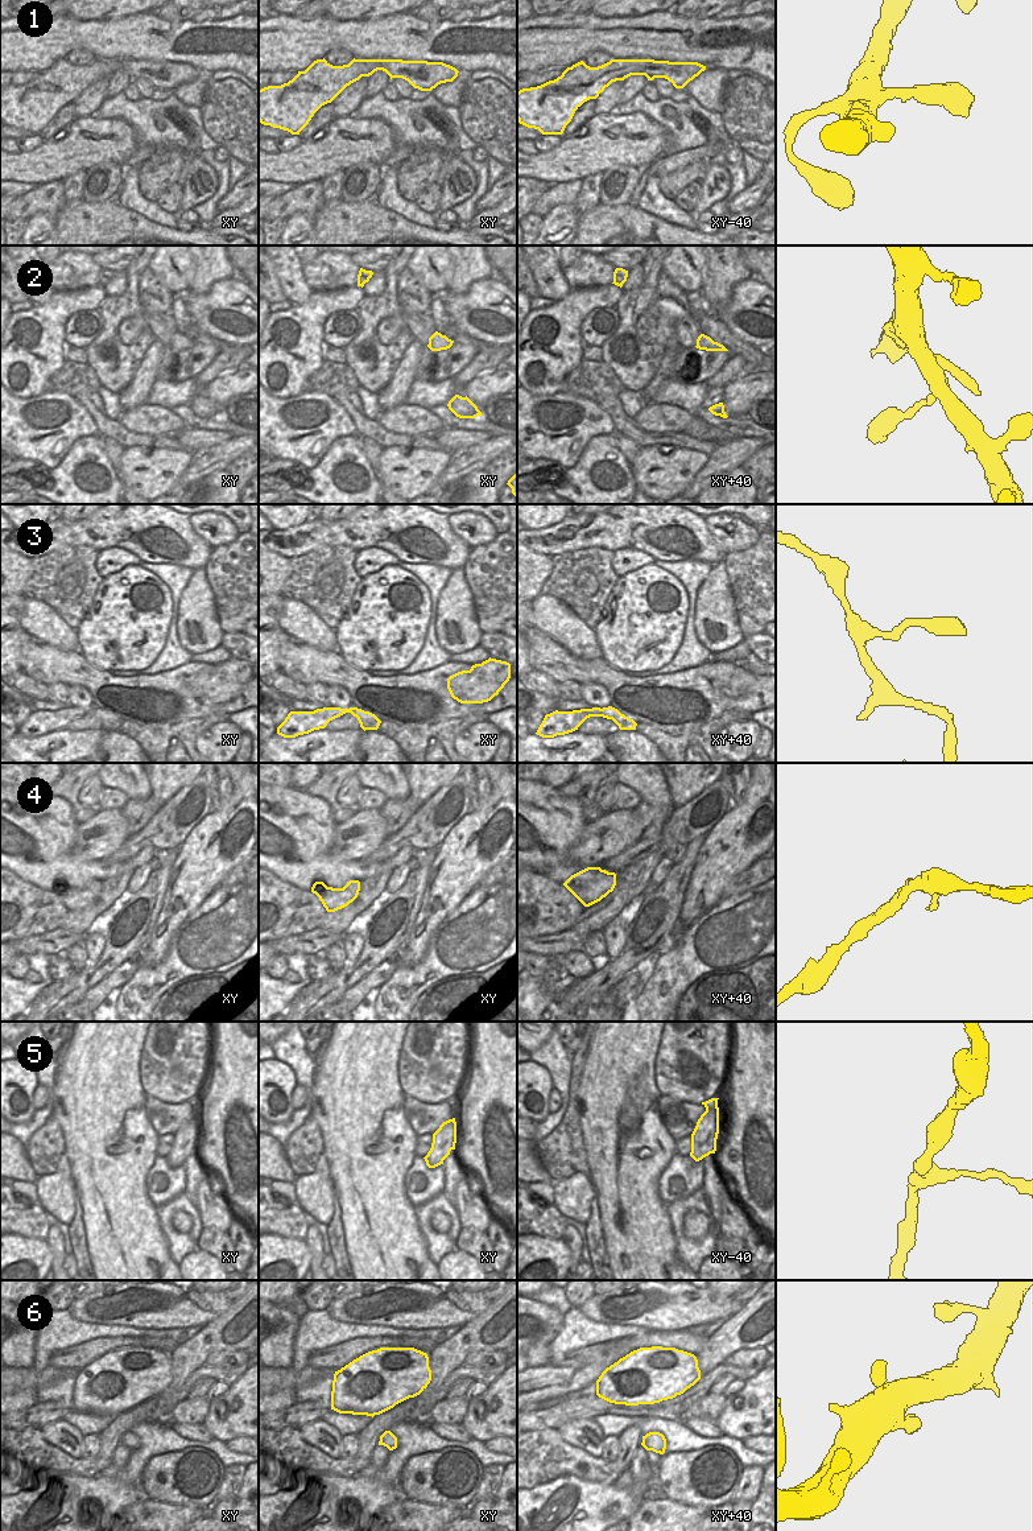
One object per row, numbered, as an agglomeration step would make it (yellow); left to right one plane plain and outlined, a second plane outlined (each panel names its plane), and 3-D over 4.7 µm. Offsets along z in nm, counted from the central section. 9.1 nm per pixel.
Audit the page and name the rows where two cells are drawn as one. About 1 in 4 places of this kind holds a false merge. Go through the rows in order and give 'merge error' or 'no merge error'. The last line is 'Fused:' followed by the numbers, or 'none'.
1: no merge error
2: no merge error
3: no merge error
4: no merge error
5: no merge error
6: no merge error
Fused: none

